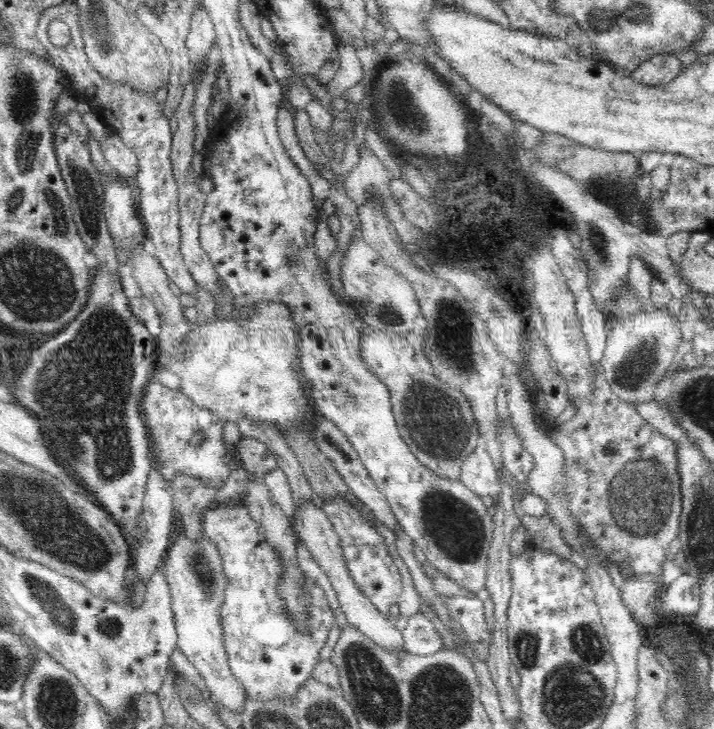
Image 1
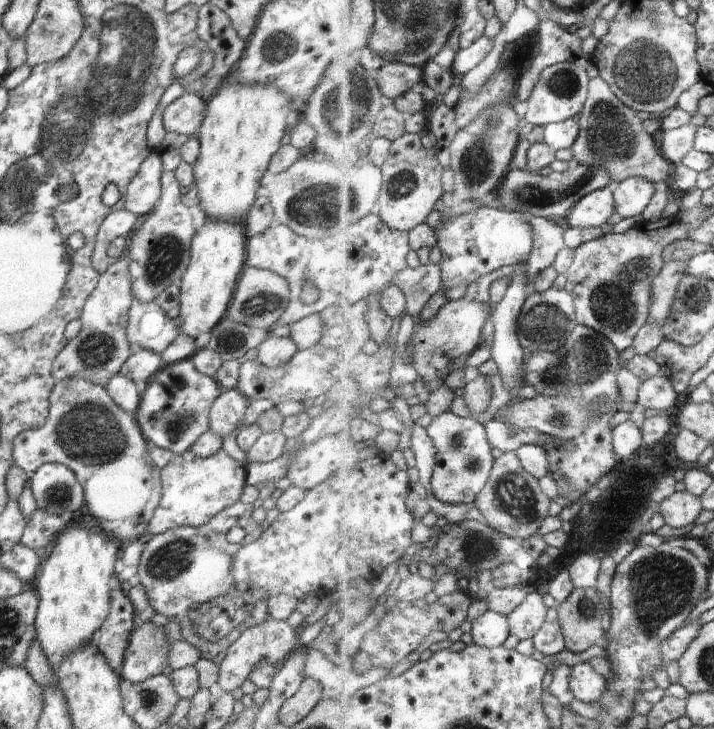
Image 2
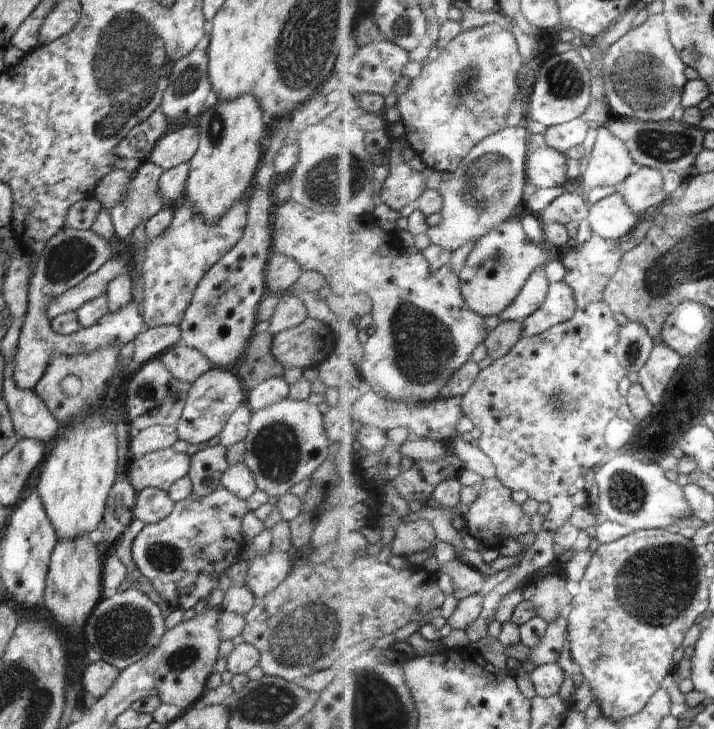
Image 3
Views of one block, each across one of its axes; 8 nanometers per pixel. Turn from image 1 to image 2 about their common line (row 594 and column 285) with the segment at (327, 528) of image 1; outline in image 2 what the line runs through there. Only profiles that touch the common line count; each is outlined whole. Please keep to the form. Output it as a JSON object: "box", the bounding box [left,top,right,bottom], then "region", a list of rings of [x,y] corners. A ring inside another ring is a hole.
{"box":[257,333,299,368],"region":[[[270,333],[269,337],[258,347],[257,361],[267,367],[278,368],[289,364],[299,351],[291,337],[277,337]]]}

